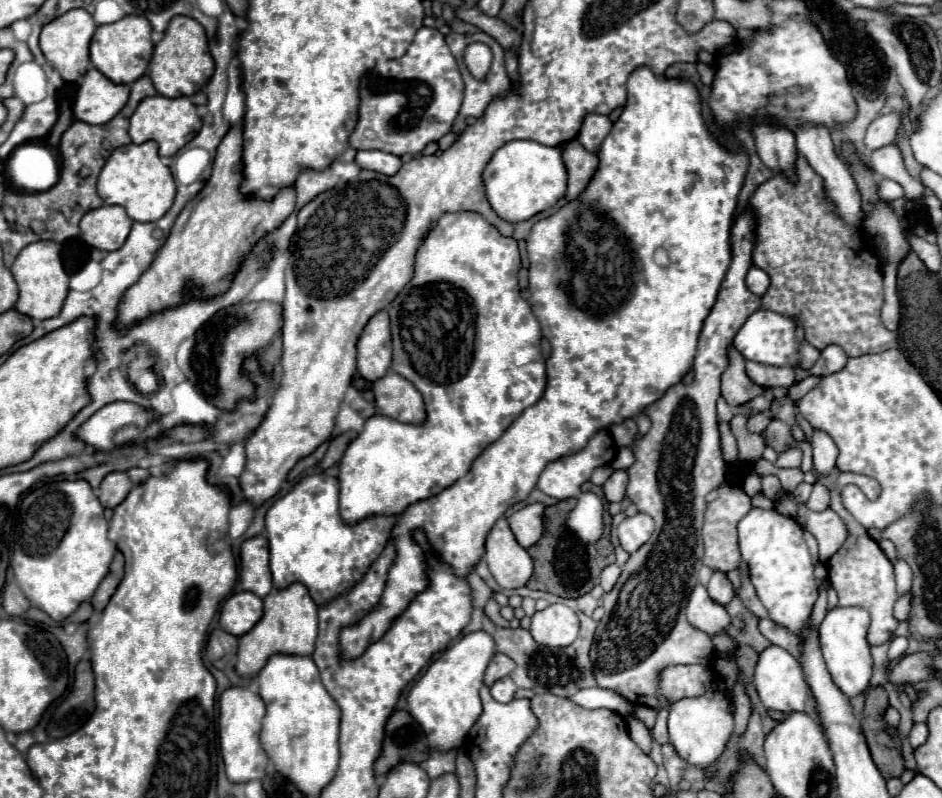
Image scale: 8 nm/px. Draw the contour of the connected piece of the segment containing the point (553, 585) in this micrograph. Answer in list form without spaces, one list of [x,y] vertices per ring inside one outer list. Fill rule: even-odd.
[[[565,499],[565,501],[559,501],[559,505],[553,505],[553,507],[547,507],[545,509],[545,515],[543,515],[543,521],[545,521],[545,529],[547,529],[547,537],[549,537],[549,543],[553,547],[553,559],[551,559],[551,569],[543,569],[539,573],[539,549],[533,549],[533,561],[537,561],[537,571],[535,571],[535,579],[529,581],[529,587],[537,587],[537,589],[543,589],[543,591],[551,591],[559,597],[581,597],[585,593],[589,593],[597,583],[599,583],[599,575],[601,571],[615,563],[615,551],[613,551],[613,545],[609,541],[609,527],[611,525],[605,525],[605,535],[603,539],[597,543],[597,545],[585,545],[583,541],[577,541],[577,537],[573,537],[573,533],[569,533],[565,529],[565,517],[569,515],[569,511],[573,509],[575,505],[575,499]]]

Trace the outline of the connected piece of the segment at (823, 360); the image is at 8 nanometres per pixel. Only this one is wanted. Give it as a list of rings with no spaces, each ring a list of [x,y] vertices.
[[[829,345],[827,349],[821,351],[819,361],[817,361],[807,373],[809,373],[809,375],[827,377],[827,375],[833,375],[833,373],[841,371],[845,365],[847,365],[847,355],[845,355],[845,351],[843,351],[839,345]]]

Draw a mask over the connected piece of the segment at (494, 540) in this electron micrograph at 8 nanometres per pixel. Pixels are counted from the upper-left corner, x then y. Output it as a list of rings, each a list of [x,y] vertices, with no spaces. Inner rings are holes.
[[[501,517],[493,525],[485,541],[483,559],[489,565],[491,575],[503,589],[523,587],[533,575],[533,561],[529,553],[517,545],[505,517]]]

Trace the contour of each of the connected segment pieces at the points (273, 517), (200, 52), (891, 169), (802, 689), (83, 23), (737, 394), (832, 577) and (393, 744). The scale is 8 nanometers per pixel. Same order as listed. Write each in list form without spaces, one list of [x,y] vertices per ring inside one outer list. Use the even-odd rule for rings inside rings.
[[[315,473],[303,477],[285,497],[277,499],[273,507],[265,515],[265,529],[269,539],[269,551],[271,551],[271,575],[277,589],[283,589],[295,581],[303,583],[313,601],[321,607],[329,603],[331,599],[339,597],[341,593],[349,591],[367,571],[367,567],[379,557],[385,543],[391,537],[393,527],[399,521],[399,515],[373,515],[365,521],[357,521],[349,525],[343,521],[339,509],[337,509],[337,477],[329,477],[325,473]]]
[[[183,15],[173,17],[173,21],[165,31],[165,37],[155,45],[149,63],[149,75],[153,79],[155,89],[163,97],[173,97],[173,99],[183,95],[191,97],[211,79],[213,71],[215,71],[215,63],[209,53],[205,29],[191,17],[183,17]]]
[[[895,143],[885,145],[881,149],[875,149],[873,155],[871,155],[869,167],[875,173],[879,173],[881,177],[897,181],[905,189],[905,197],[911,199],[911,201],[917,199],[923,193],[923,183],[921,181],[915,181],[907,173],[905,161],[903,161],[903,153],[901,153],[901,149]]]
[[[769,645],[761,655],[759,655],[759,661],[757,661],[757,667],[755,667],[755,687],[757,687],[757,693],[761,697],[761,703],[767,707],[767,709],[775,709],[775,711],[781,711],[781,713],[793,713],[793,711],[805,711],[807,707],[807,699],[809,699],[809,687],[805,683],[805,677],[803,677],[803,671],[801,671],[801,665],[799,661],[789,653],[785,651],[783,647],[777,647],[777,645]]]
[[[71,9],[65,15],[53,19],[51,23],[47,23],[43,27],[41,39],[39,39],[41,51],[47,59],[47,63],[53,69],[57,69],[65,81],[79,81],[87,73],[89,63],[91,63],[89,61],[89,43],[91,43],[95,29],[97,29],[97,25],[85,9]]]
[[[729,347],[729,365],[721,377],[721,395],[729,405],[743,405],[765,393],[763,387],[755,385],[745,373],[745,359],[737,349]]]
[[[841,473],[837,479],[835,489],[831,491],[831,509],[845,521],[847,529],[849,529],[849,537],[843,543],[843,547],[829,559],[829,581],[831,585],[837,589],[839,595],[839,605],[841,607],[849,607],[849,605],[861,605],[871,613],[871,625],[869,625],[869,633],[867,639],[871,645],[881,645],[891,641],[899,621],[893,617],[893,605],[897,601],[897,589],[895,589],[895,575],[893,575],[893,565],[891,561],[885,557],[885,553],[881,551],[879,543],[875,539],[869,537],[867,529],[863,525],[859,525],[859,521],[843,507],[841,501],[841,489],[845,485],[857,485],[869,499],[879,497],[881,487],[877,485],[877,481],[873,481],[871,477],[865,475],[857,475],[857,473]]]
[[[395,711],[385,727],[385,741],[381,757],[375,761],[375,773],[385,775],[401,761],[423,763],[431,755],[425,731],[409,715],[409,711]]]

